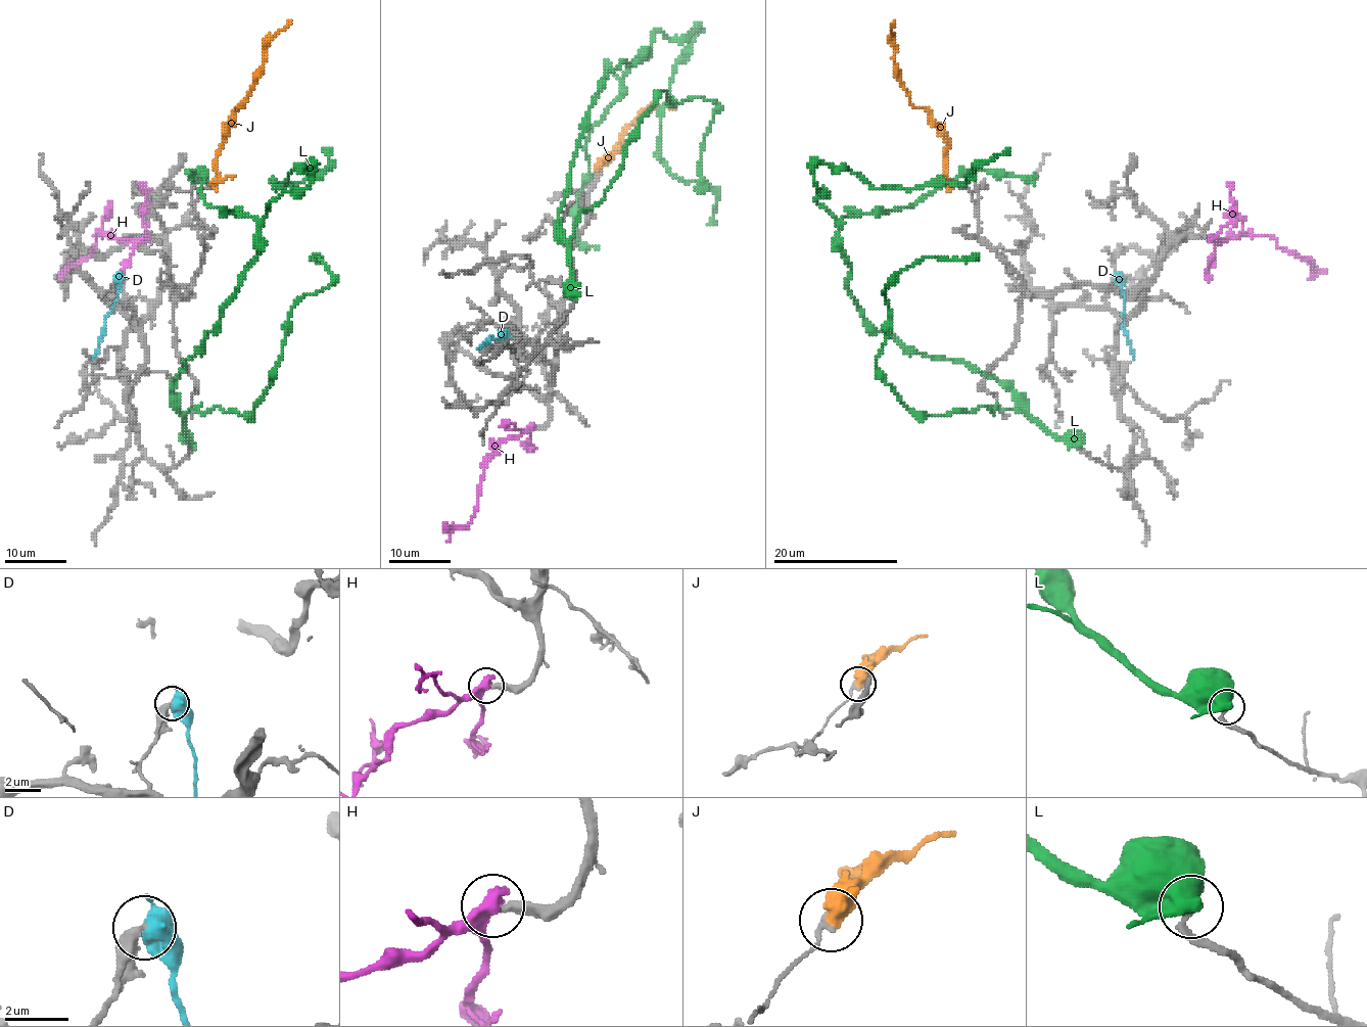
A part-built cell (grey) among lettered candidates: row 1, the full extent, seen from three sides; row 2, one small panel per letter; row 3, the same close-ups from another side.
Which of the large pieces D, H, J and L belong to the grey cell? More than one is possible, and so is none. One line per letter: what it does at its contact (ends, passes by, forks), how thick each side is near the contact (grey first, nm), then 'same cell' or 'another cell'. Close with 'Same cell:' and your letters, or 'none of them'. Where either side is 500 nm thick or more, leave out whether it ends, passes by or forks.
D: 440 nm thick on the grey side, 600 nm on the other; another cell
H: it passes by; 320 nm thick on the grey side, 480 nm on the other; same cell
J: it passes by; 130 nm thick on the grey side, 460 nm on the other; another cell
L: 200 nm thick on the grey side, 800 nm on the other; another cell
Same cell: H

